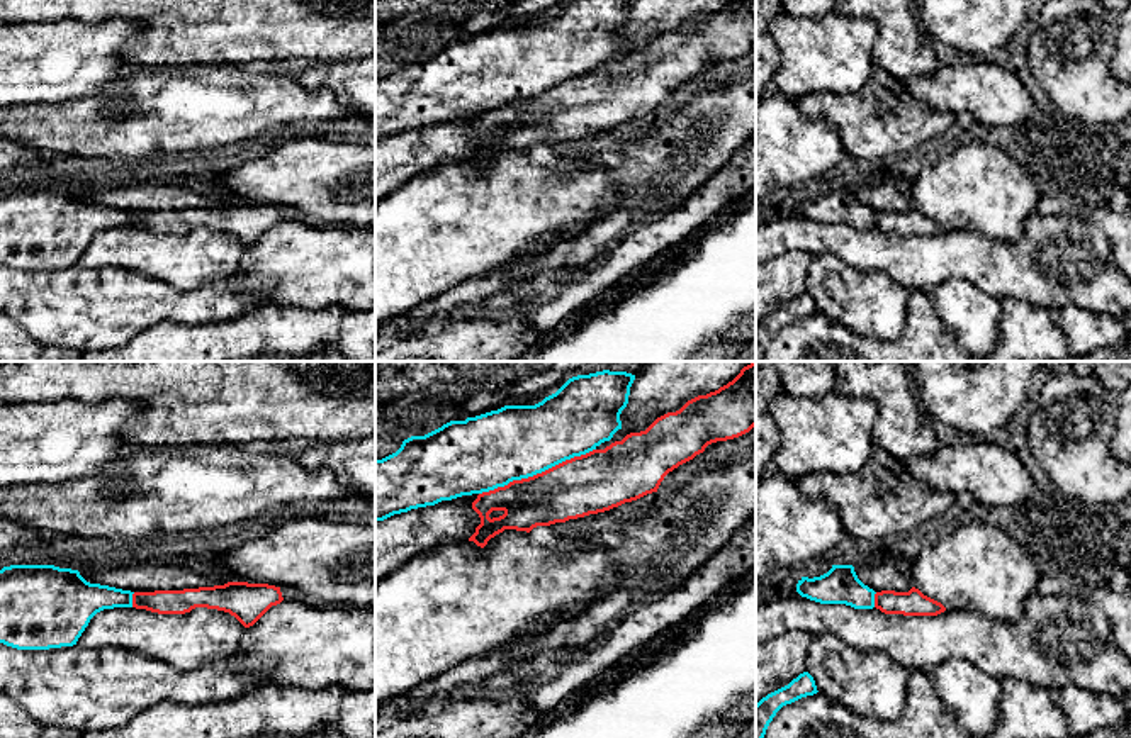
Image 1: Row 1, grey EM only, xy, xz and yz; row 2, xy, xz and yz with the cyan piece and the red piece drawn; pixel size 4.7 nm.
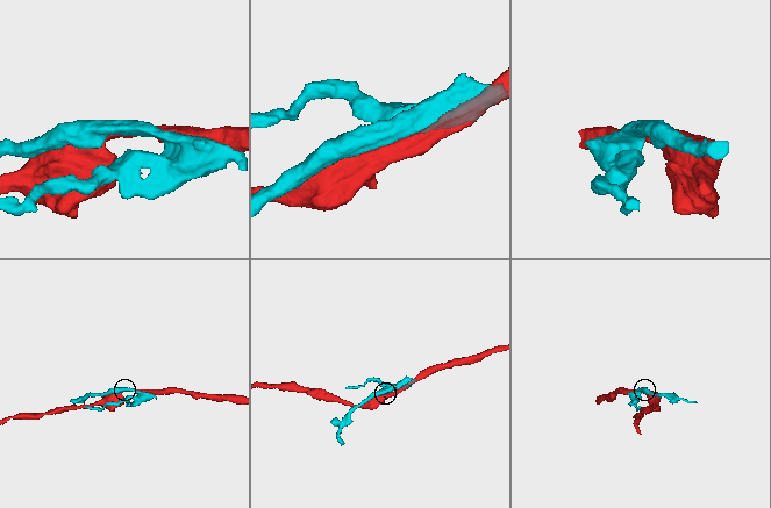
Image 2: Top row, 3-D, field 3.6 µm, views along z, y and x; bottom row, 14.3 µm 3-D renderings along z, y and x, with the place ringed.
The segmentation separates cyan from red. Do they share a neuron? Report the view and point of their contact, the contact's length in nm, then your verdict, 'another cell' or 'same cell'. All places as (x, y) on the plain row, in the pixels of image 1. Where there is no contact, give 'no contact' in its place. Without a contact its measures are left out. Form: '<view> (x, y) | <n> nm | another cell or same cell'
xz (537, 92) | 600 nm | another cell

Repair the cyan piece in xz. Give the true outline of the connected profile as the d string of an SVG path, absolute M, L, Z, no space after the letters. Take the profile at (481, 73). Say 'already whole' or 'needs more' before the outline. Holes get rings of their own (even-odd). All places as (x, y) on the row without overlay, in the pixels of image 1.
already whole; M567 0L535 25L504 25L404 59L396 73L375 80L375 141L489 112L596 70L622 49L620 34L628 24L632 3L633 0Z

